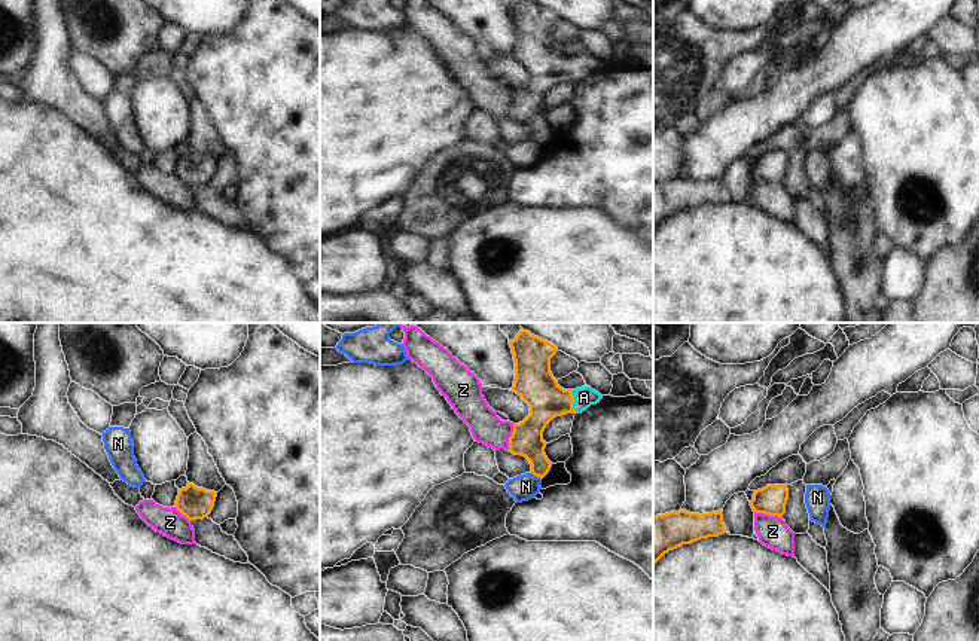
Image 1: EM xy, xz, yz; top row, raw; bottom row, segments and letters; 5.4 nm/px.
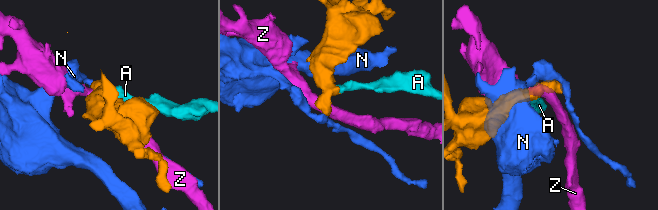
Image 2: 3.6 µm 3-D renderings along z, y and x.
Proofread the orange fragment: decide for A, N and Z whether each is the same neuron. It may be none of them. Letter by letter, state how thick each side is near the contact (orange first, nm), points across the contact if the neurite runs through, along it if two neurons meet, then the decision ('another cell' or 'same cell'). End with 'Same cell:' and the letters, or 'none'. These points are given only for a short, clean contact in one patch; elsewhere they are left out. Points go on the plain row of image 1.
A: 220 nm thick on the orange side, 110 nm on the other; runs through xz (534, 49), (552, 67), (573, 69), (583, 64); same cell
N: 180 nm thick on the orange side, 140 nm on the other; border along xz (531, 139), (540, 146); another cell
Z: 160 nm thick on the orange side, 160 nm on the other; border along yz (755, 177), (781, 185); another cell
Same cell: A

